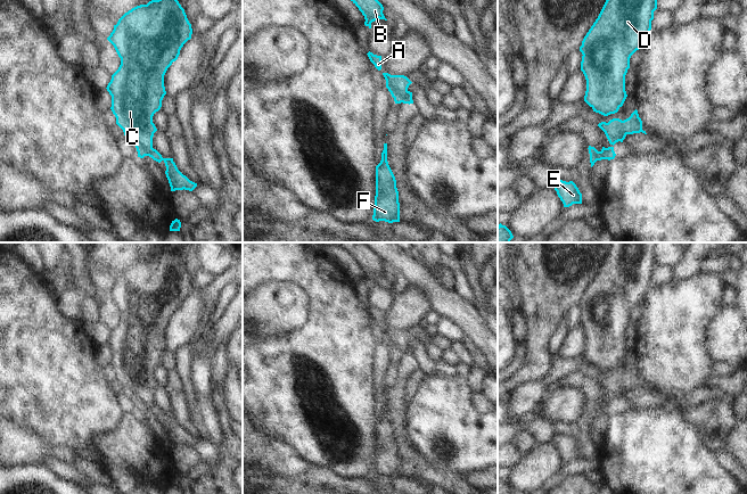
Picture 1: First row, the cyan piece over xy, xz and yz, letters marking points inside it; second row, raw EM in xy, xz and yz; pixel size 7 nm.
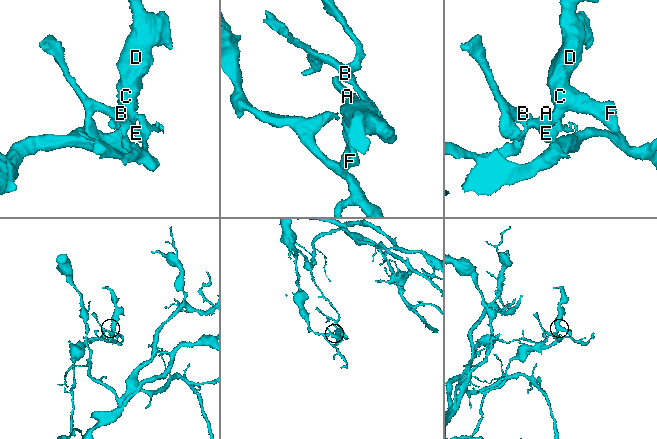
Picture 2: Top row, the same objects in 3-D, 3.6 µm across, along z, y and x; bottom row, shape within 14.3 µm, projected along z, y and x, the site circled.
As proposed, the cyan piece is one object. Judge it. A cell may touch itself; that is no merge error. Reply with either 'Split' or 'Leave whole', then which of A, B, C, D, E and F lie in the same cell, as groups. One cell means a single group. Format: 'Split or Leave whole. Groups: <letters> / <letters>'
Split. Groups: A C D F / B E.

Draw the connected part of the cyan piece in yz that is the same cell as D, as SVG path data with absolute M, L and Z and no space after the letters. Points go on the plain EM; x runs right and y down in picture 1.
M611 242L609 250L591 283L584 291L581 326L586 335L584 356L604 371L615 369L627 349L625 330L631 311L642 303L651 288L651 275L657 264L657 242Z

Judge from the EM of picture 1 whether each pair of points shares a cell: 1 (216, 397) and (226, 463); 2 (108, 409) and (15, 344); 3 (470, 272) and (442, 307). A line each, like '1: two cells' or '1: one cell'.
1: one cell
2: one cell
3: two cells

